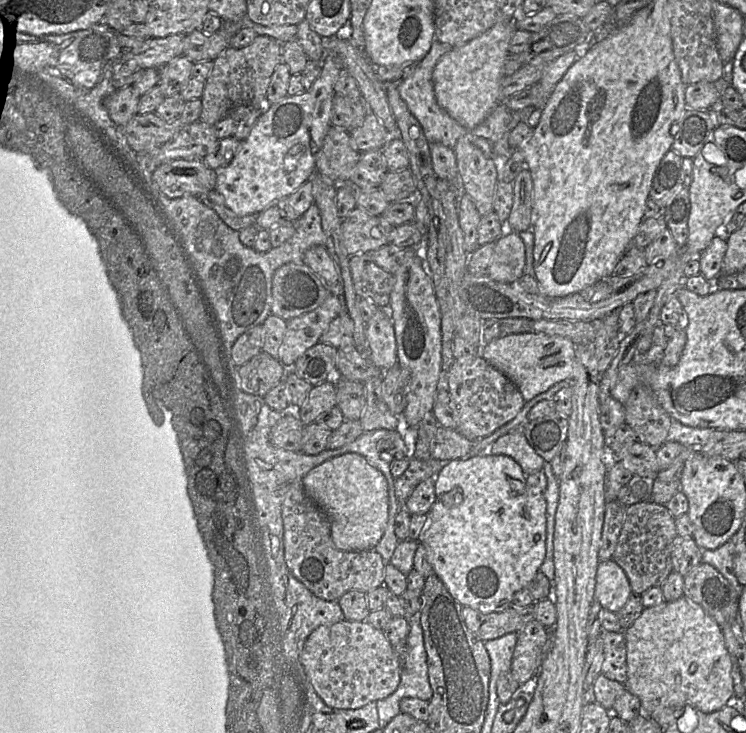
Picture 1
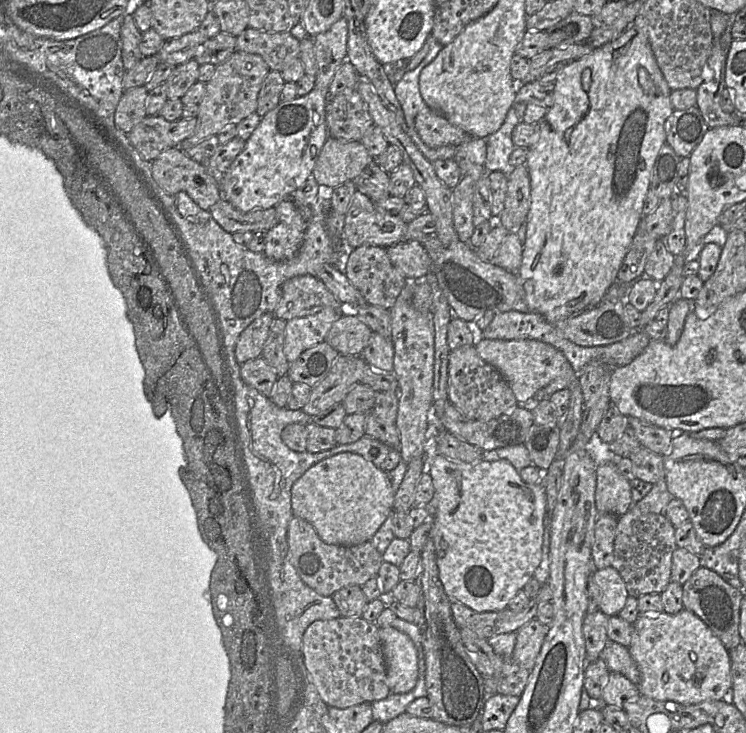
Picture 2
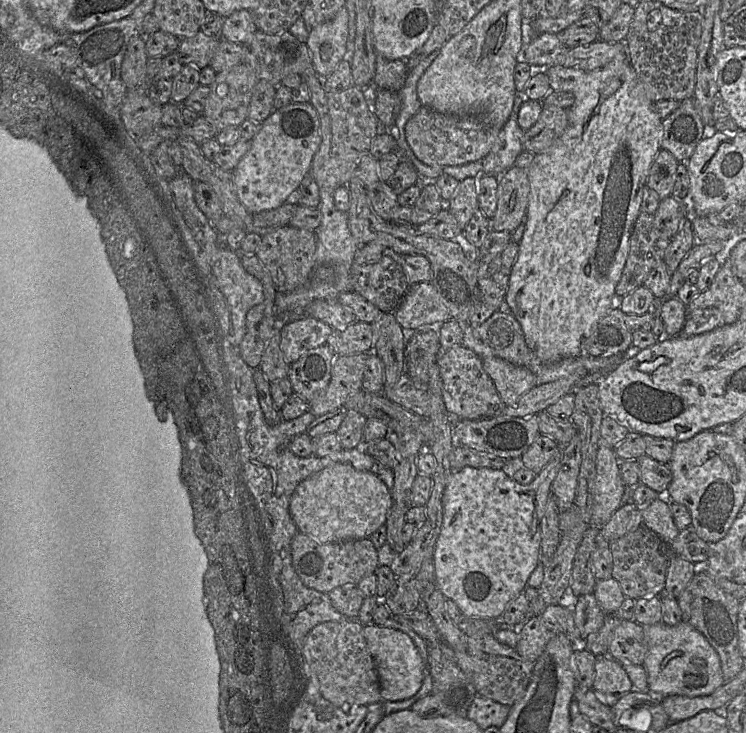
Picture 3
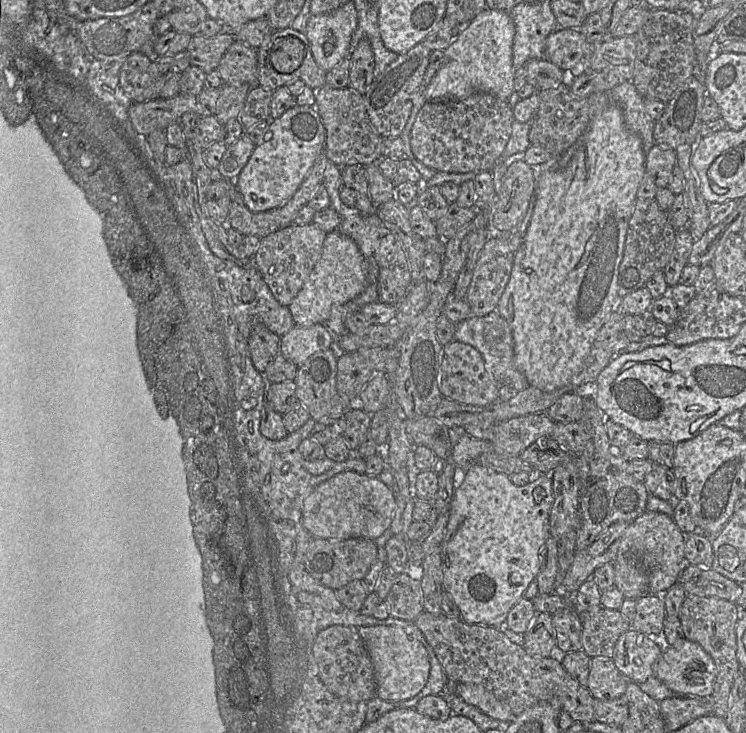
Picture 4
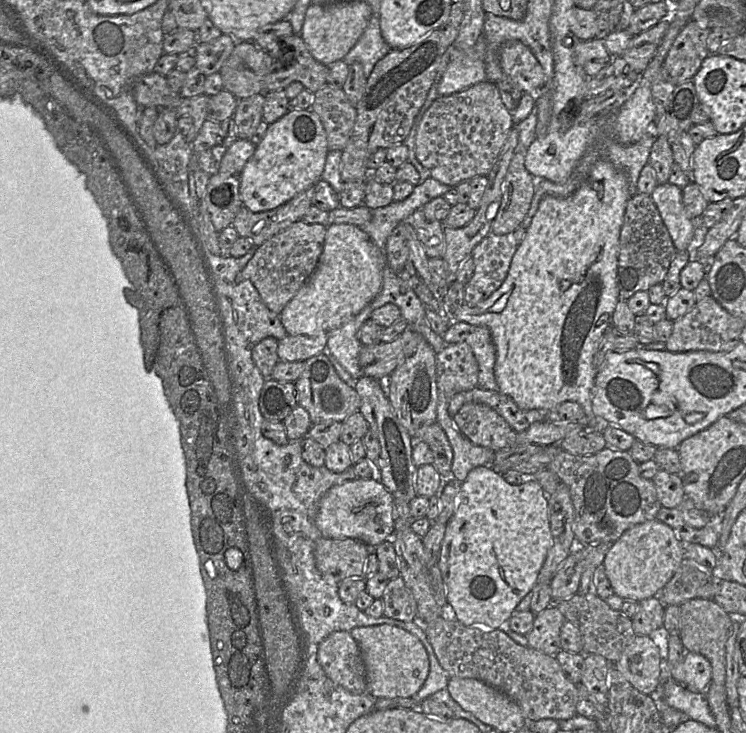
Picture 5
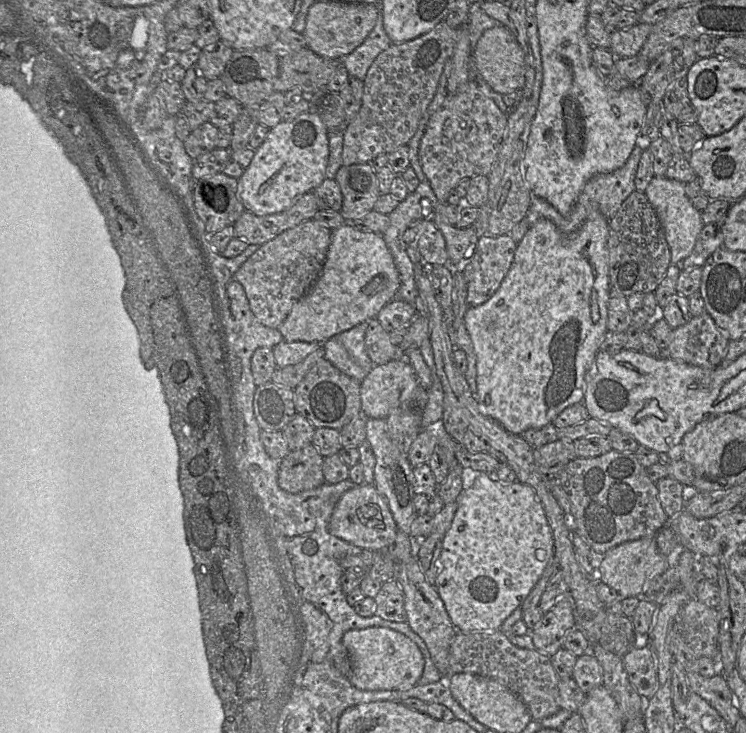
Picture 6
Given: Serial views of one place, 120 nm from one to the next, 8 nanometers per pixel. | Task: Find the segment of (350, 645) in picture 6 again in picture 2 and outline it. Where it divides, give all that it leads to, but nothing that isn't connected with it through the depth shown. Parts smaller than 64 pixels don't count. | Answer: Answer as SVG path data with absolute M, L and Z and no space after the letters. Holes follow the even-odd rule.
M393 626L379 628L386 661L387 685L393 693L407 693L418 680L418 654L411 638Z

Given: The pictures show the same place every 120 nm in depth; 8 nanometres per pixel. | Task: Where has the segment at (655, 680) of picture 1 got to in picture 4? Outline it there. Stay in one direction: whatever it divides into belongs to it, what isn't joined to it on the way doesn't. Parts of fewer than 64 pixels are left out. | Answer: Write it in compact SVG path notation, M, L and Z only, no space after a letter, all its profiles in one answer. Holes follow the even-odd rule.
M684 637L663 649L655 665L655 676L673 691L676 696L709 697L713 692L716 666L712 657L701 645Z

